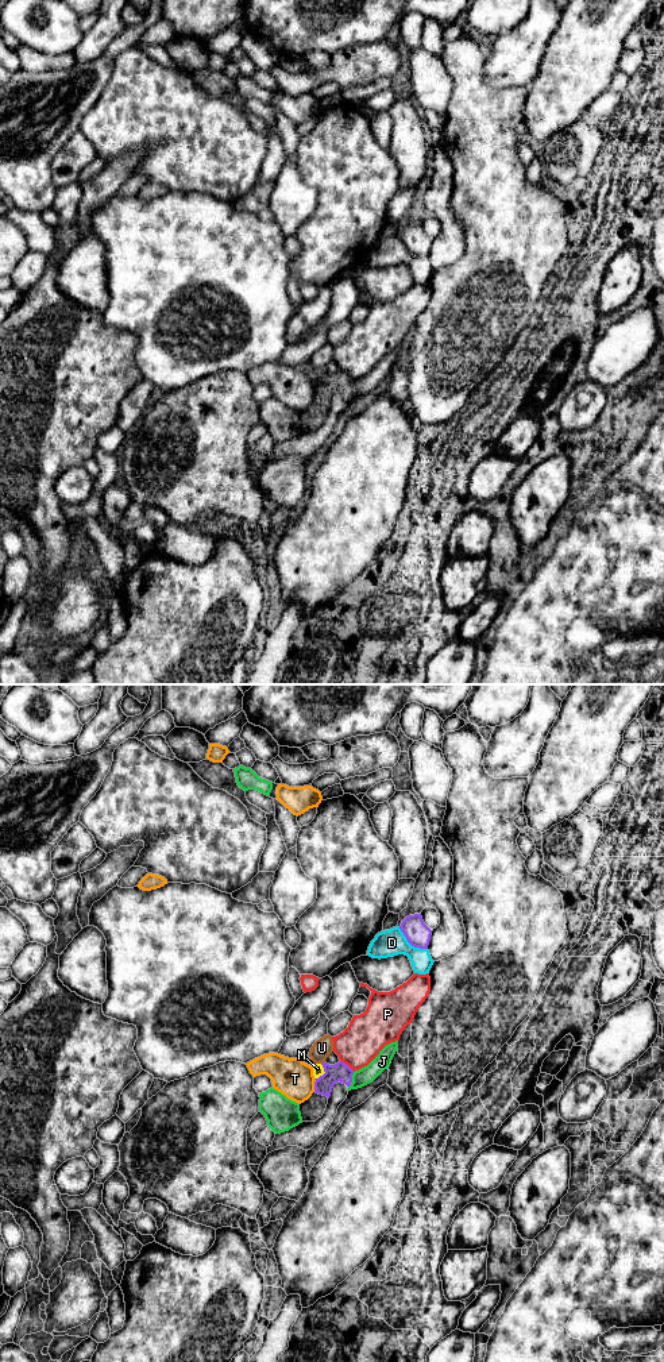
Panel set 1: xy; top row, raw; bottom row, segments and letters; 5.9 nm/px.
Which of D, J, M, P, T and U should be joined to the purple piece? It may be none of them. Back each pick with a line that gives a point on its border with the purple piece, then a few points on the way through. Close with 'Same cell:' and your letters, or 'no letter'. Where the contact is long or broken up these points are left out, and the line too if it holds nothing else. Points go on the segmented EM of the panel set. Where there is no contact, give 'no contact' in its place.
Same cell: no letter

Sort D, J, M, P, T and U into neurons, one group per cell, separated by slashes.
D / J / M / P / T / U

